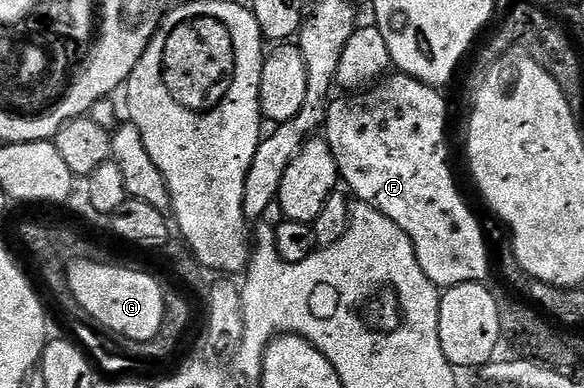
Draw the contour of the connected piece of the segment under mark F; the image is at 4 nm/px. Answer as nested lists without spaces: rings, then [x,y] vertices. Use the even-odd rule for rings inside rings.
[[[400,72],[390,73],[388,76],[382,77],[376,84],[368,87],[364,92],[353,92],[348,96],[341,96],[345,98],[334,97],[330,101],[329,111],[325,114],[323,140],[329,145],[331,152],[335,156],[340,181],[344,185],[345,182],[349,185],[350,191],[348,190],[348,193],[357,202],[366,202],[368,206],[383,212],[383,216],[387,216],[392,222],[399,224],[399,228],[403,228],[403,232],[407,232],[407,236],[415,248],[419,268],[423,268],[423,272],[433,282],[434,286],[448,288],[459,284],[467,284],[468,282],[484,283],[486,281],[485,277],[489,274],[489,250],[485,247],[485,234],[481,231],[476,216],[469,211],[464,196],[457,191],[457,182],[453,179],[452,168],[449,167],[449,150],[445,147],[445,98],[441,94],[444,93],[436,86],[428,86]]]

